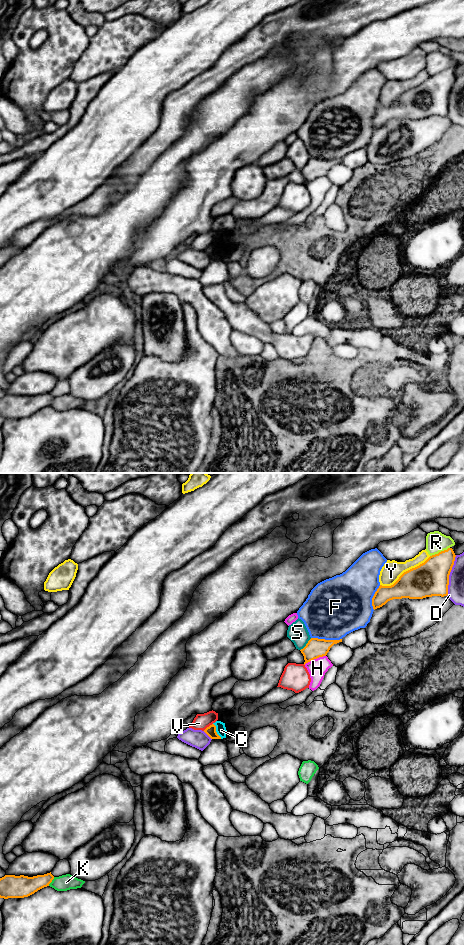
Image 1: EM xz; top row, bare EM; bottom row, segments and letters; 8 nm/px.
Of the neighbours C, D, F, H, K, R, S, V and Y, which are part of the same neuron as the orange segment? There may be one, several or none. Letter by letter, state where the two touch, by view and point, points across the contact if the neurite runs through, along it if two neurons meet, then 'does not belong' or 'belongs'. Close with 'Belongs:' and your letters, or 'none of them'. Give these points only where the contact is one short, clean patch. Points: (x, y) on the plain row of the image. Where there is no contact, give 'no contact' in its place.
C: xz (215, 251) | along xz (213, 243), (216, 253), (221, 258) | does not belong
D: xz (449, 94) | does not belong
F: xz (326, 160) | does not belong
H: xz (314, 178) | does not belong
K: xz (51, 401) | does not belong
R: xz (439, 72) | does not belong
S: xz (306, 164) | does not belong
V: xz (207, 247) | does not belong
Y: xz (406, 91) | does not belong
Belongs: none of them

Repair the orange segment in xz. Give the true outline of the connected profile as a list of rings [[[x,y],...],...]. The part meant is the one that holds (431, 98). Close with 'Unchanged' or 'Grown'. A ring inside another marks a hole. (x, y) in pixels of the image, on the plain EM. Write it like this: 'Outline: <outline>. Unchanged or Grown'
Outline: [[[452,68],[430,76],[424,83],[404,92],[391,106],[380,105],[372,118],[373,129],[393,119],[423,119],[447,116],[449,95],[455,81]]]. Unchanged

